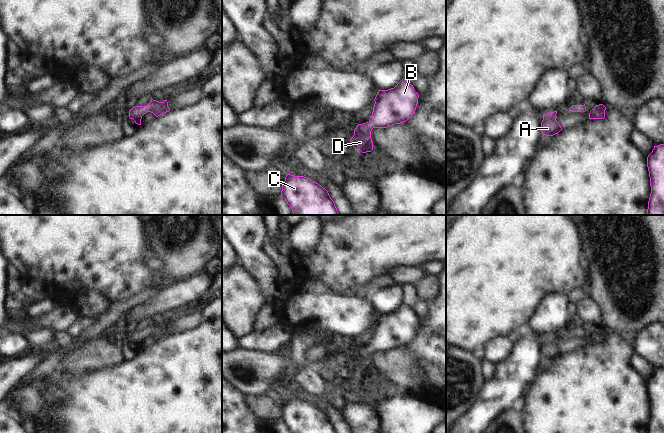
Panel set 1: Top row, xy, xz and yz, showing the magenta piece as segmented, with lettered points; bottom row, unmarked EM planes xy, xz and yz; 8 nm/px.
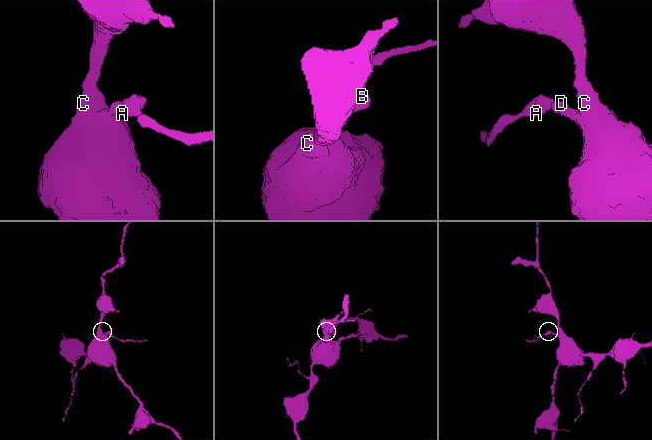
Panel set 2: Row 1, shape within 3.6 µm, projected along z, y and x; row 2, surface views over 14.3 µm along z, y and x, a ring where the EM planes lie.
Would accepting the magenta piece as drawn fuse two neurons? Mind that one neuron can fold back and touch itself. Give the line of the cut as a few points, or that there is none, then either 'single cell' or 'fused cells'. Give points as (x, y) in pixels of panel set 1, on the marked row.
no cut; single cell

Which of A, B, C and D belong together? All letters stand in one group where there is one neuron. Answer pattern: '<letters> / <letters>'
A B C D

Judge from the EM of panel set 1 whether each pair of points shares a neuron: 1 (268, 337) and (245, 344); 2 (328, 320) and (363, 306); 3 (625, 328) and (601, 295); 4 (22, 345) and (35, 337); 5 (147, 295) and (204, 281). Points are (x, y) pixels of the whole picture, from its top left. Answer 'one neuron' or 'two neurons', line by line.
1: one neuron
2: one neuron
3: one neuron
4: two neurons
5: two neurons

